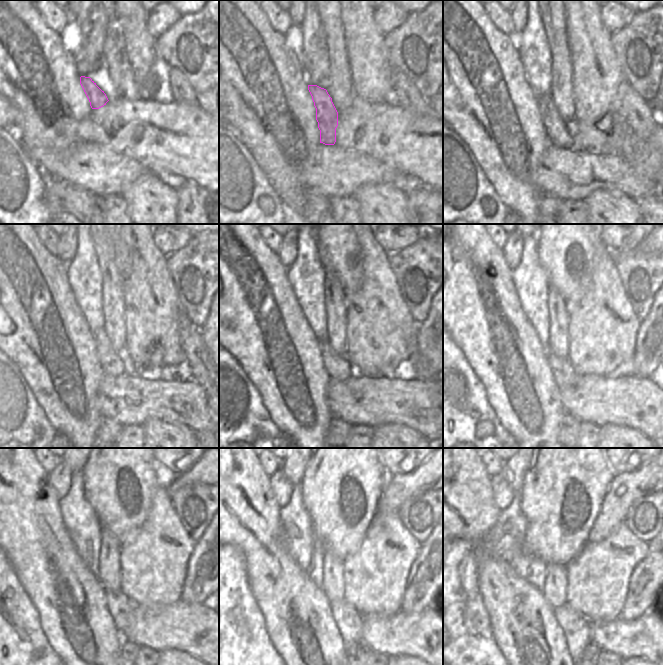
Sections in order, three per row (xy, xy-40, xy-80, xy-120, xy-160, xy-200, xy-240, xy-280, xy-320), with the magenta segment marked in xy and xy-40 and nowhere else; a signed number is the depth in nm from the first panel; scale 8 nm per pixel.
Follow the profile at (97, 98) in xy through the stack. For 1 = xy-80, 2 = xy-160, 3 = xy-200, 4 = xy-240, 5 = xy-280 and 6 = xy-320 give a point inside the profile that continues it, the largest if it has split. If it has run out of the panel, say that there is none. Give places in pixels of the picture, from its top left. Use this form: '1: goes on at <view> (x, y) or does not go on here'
1: goes on at xy-80 (558, 134)
2: goes on at xy-160 (338, 367)
3: goes on at xy-200 (564, 376)
4: goes on at xy-240 (120, 607)
5: goes on at xy-280 (348, 621)
6: goes on at xy-320 (577, 629)

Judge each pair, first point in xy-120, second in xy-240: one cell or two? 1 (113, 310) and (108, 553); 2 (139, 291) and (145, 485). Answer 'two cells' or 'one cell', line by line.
1: one cell
2: two cells

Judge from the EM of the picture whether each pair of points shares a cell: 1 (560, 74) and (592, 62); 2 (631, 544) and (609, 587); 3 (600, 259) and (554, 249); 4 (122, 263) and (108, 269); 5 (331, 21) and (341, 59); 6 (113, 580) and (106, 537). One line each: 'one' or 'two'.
1: two
2: one
3: two
4: two
5: one
6: one

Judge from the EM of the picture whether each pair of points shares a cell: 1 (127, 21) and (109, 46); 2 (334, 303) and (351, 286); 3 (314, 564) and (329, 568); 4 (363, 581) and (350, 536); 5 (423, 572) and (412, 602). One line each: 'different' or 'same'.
1: different
2: different
3: different
4: different
5: same

